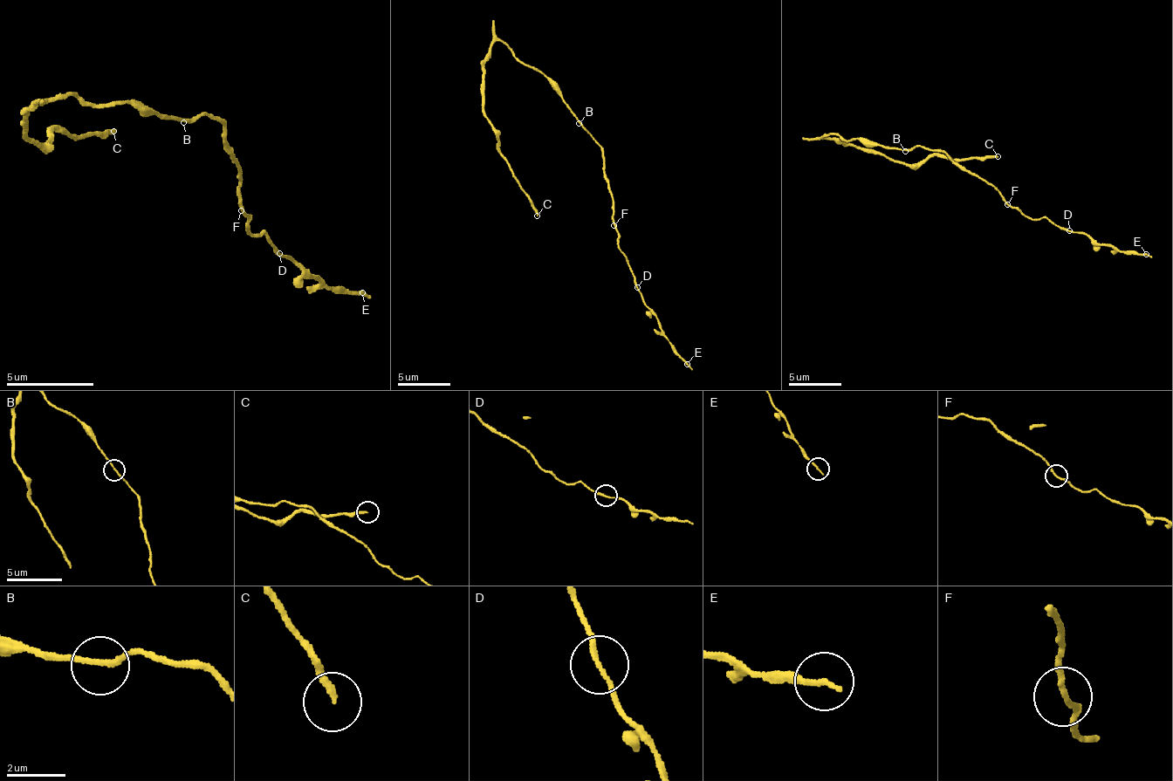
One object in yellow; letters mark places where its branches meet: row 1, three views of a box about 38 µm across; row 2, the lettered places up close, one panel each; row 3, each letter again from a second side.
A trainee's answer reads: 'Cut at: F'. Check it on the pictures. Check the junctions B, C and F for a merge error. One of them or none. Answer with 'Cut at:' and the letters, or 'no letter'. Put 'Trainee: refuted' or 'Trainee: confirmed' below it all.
Cut at: F
Trainee: confirmed

